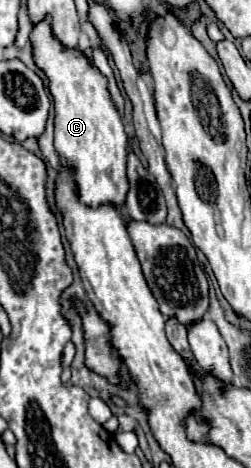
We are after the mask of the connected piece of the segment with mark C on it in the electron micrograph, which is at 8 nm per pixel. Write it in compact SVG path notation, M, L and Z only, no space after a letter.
M45 16L39 24L33 24L29 38L33 44L33 60L37 68L45 72L49 80L49 94L53 96L55 150L61 164L75 168L81 202L87 206L99 206L103 202L123 206L129 188L125 174L129 144L117 106L107 90L107 78L87 56L77 54L73 48L63 48L63 44L55 40L49 16Z

